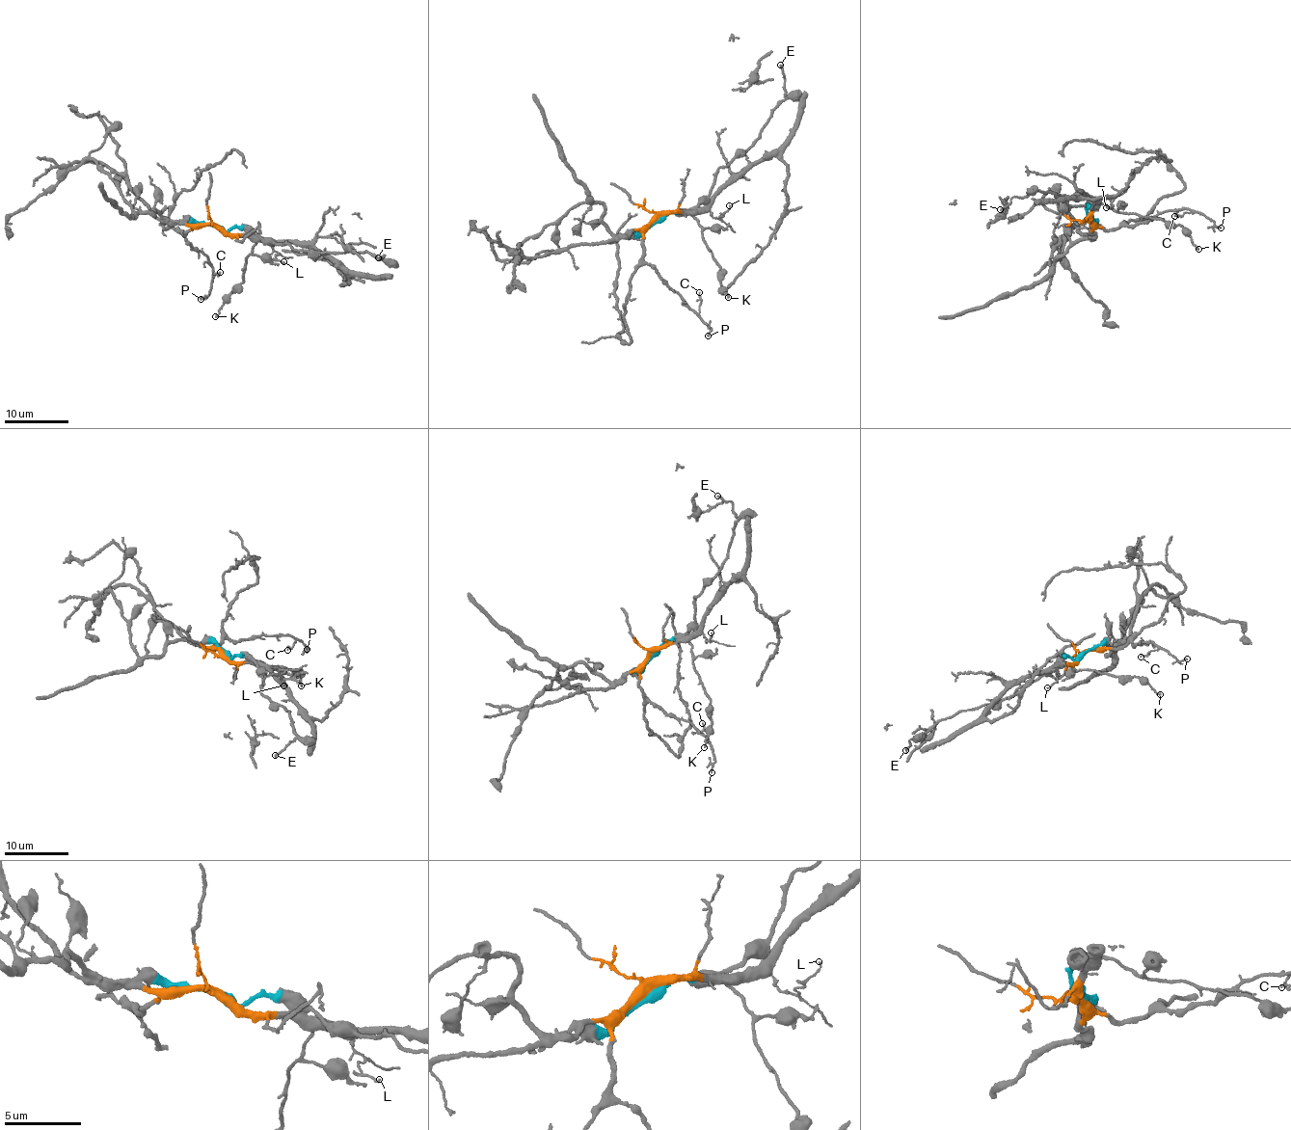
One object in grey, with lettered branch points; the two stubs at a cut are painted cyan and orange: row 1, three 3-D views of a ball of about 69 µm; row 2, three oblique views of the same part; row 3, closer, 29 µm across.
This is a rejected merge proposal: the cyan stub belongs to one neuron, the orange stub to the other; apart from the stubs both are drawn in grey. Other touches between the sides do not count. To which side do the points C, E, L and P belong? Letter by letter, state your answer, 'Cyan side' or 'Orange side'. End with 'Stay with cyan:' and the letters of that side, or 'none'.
C: Orange side
E: Cyan side
L: Orange side
P: Orange side
Stay with cyan: E

